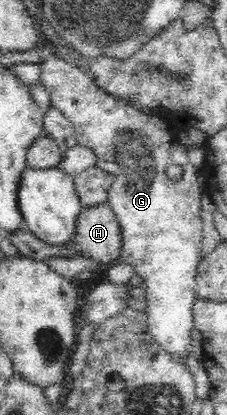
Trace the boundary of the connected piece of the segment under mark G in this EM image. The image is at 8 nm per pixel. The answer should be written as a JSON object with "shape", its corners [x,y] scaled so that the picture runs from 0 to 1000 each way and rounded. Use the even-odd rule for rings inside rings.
{"shape":[[[233,130],[211,142],[181,147],[181,152],[163,157],[176,164],[167,198],[198,210],[207,222],[216,222],[225,258],[251,260],[251,265],[286,277],[286,282],[322,299],[322,306],[330,308],[326,330],[344,345],[374,354],[396,354],[419,366],[419,373],[427,373],[432,386],[419,400],[392,400],[383,407],[357,412],[357,417],[326,424],[335,453],[348,475],[357,475],[357,492],[366,492],[366,501],[374,501],[476,487],[489,492],[489,499],[498,499],[498,506],[511,508],[515,523],[533,530],[546,566],[542,605],[524,624],[542,636],[559,634],[599,643],[599,677],[639,694],[652,713],[652,723],[643,725],[648,745],[639,752],[648,757],[648,773],[665,802],[718,846],[736,848],[736,853],[753,853],[762,863],[789,863],[797,875],[819,877],[824,855],[841,855],[841,846],[850,846],[850,827],[841,827],[841,822],[850,822],[850,793],[863,790],[855,776],[859,761],[850,754],[850,737],[859,730],[850,655],[859,643],[868,643],[868,636],[881,631],[885,600],[894,600],[894,547],[903,547],[894,525],[903,525],[903,520],[885,516],[885,508],[907,501],[907,494],[894,484],[894,475],[885,475],[885,448],[872,443],[868,419],[815,422],[815,431],[749,431],[736,424],[727,407],[736,407],[736,400],[758,393],[780,393],[780,398],[824,398],[824,393],[833,393],[824,366],[815,366],[815,357],[793,349],[793,342],[780,342],[780,330],[771,330],[771,325],[758,325],[744,313],[709,311],[709,306],[696,306],[683,296],[674,296],[674,292],[665,292],[665,275],[630,270],[621,260],[608,260],[608,255],[546,243],[524,234],[515,236],[515,231],[480,227],[467,217],[427,210],[410,198],[405,183],[366,164],[295,152],[278,140],[247,130]]]}

